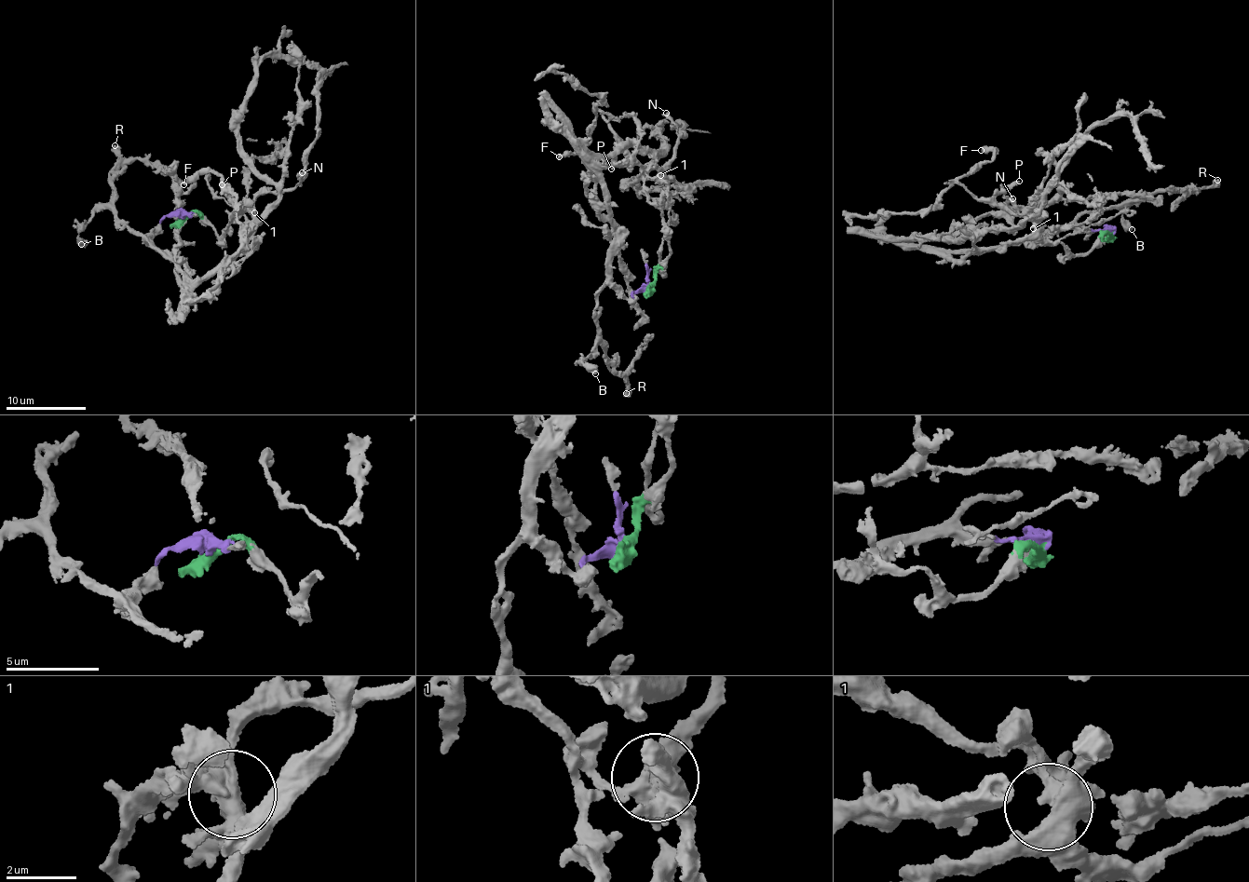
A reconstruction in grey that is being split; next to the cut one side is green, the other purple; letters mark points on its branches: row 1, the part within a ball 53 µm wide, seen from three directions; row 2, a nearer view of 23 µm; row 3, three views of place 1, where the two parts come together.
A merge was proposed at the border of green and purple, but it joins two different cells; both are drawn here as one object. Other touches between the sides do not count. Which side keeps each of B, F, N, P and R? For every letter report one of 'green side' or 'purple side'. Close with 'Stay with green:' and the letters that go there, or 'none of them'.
B: purple side
F: green side
N: purple side
P: green side
R: purple side
Stay with green: F, P

